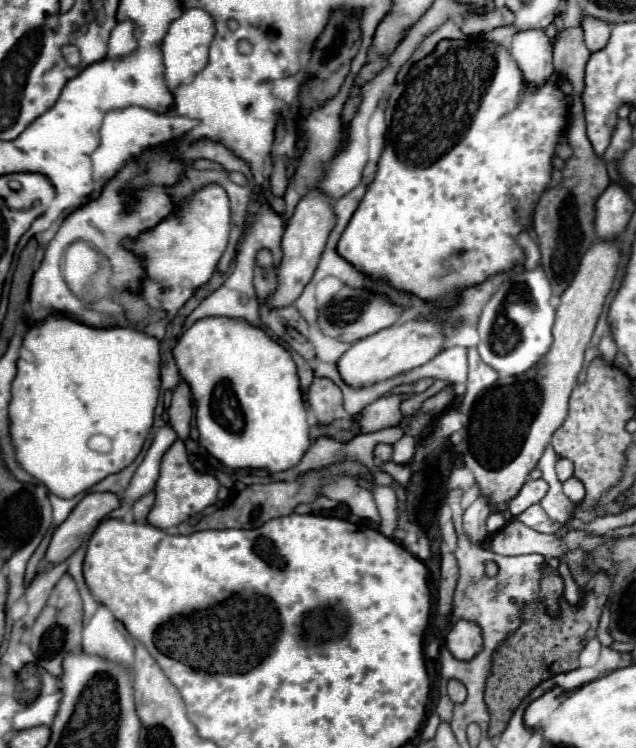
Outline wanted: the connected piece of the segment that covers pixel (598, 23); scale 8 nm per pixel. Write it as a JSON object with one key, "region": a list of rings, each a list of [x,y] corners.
{"region":[[[586,18],[584,24],[584,40],[590,52],[598,52],[598,48],[606,46],[606,40],[610,38],[610,26],[598,18]]]}

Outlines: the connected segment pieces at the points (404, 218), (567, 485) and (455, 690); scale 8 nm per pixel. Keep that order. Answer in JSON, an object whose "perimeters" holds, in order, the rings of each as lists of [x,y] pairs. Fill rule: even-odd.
{"perimeters":[[[[482,36],[466,38],[466,40],[442,40],[430,56],[426,56],[424,60],[412,66],[406,80],[398,84],[394,90],[396,92],[390,94],[388,108],[386,108],[388,146],[378,162],[378,172],[374,182],[368,186],[366,196],[362,198],[358,210],[354,212],[350,224],[346,226],[338,242],[338,254],[346,258],[350,264],[354,264],[356,268],[364,270],[368,276],[386,278],[398,290],[416,294],[422,300],[434,300],[440,306],[452,306],[456,304],[460,288],[480,284],[488,276],[500,270],[510,270],[514,264],[524,260],[524,252],[520,250],[514,238],[518,232],[528,228],[528,218],[534,214],[536,202],[546,190],[546,184],[550,182],[554,146],[558,144],[558,136],[562,134],[562,126],[566,124],[564,94],[552,82],[546,82],[538,90],[526,88],[518,66],[510,58],[510,52],[504,46],[498,46]]],[[[570,476],[566,482],[562,482],[562,488],[564,488],[564,494],[572,500],[572,502],[580,502],[584,500],[586,496],[586,490],[584,490],[584,484],[576,478],[576,476]]],[[[450,680],[448,682],[448,696],[452,698],[454,704],[462,704],[466,700],[466,688],[462,682],[458,680]]]]}

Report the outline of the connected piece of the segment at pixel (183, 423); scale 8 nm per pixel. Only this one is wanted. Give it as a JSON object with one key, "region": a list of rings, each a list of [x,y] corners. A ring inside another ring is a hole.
{"region":[[[180,380],[178,386],[174,388],[174,396],[172,396],[172,406],[168,410],[170,414],[170,426],[176,430],[180,440],[188,438],[190,432],[190,420],[192,420],[192,392],[190,386]]]}

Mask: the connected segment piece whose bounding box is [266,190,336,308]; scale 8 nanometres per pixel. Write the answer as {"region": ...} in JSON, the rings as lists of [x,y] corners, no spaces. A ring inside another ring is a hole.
{"region":[[[310,190],[304,194],[300,204],[296,206],[294,216],[288,222],[288,228],[282,236],[282,262],[278,264],[278,288],[266,298],[266,306],[270,308],[284,308],[290,306],[304,290],[304,286],[310,282],[314,268],[318,266],[318,260],[324,252],[326,240],[330,230],[334,228],[336,218],[330,204],[330,198],[326,198],[318,190]]]}

